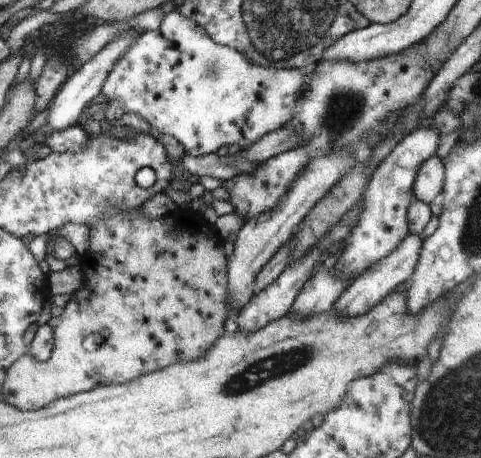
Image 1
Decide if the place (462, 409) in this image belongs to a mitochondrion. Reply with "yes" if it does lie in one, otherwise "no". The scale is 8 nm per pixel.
yes

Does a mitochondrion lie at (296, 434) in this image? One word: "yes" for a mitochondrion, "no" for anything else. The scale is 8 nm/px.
no

